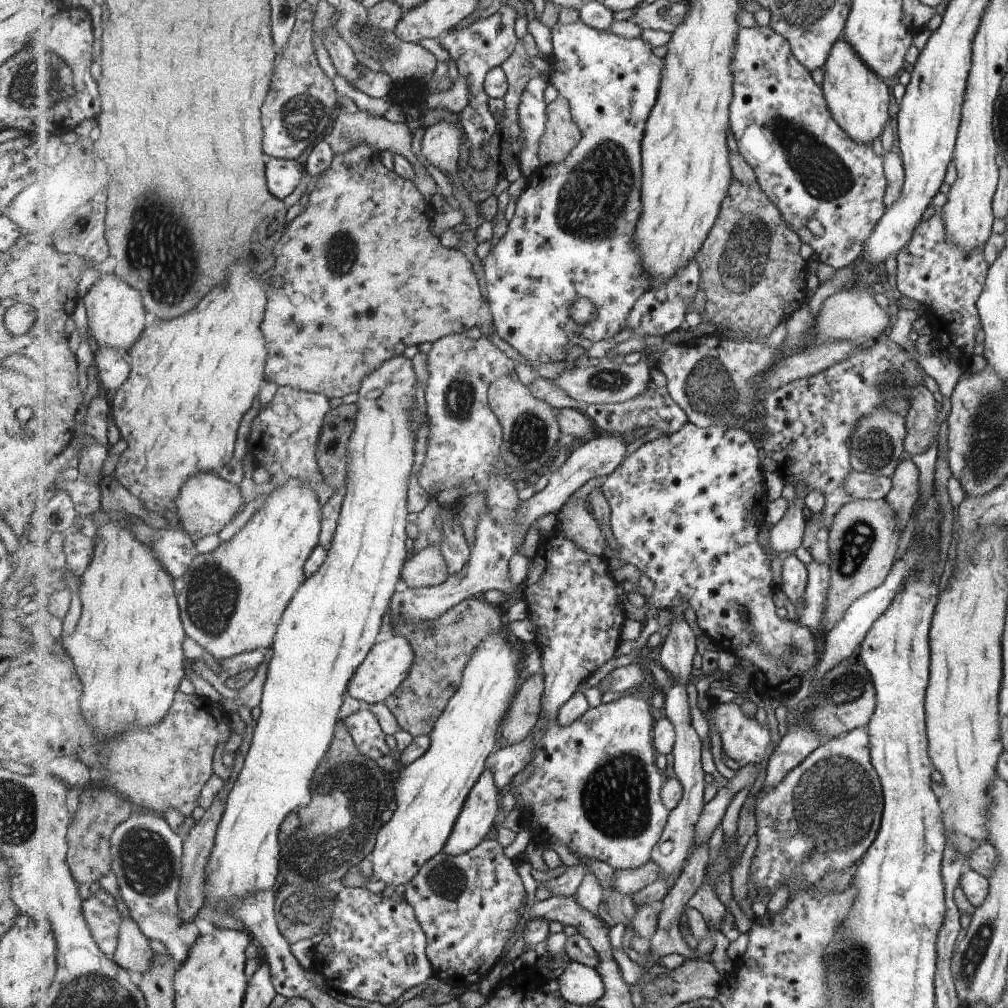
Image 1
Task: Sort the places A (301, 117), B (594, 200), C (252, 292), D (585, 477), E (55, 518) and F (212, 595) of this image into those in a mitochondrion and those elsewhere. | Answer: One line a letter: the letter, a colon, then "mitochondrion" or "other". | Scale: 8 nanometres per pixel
A: mitochondrion
B: mitochondrion
C: other
D: other
E: other
F: mitochondrion

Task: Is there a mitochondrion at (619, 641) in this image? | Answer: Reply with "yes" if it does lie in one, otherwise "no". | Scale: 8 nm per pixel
no

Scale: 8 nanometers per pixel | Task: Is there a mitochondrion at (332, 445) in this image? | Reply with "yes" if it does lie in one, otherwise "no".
no

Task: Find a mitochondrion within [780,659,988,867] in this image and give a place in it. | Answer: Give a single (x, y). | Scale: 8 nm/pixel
(844, 689)

